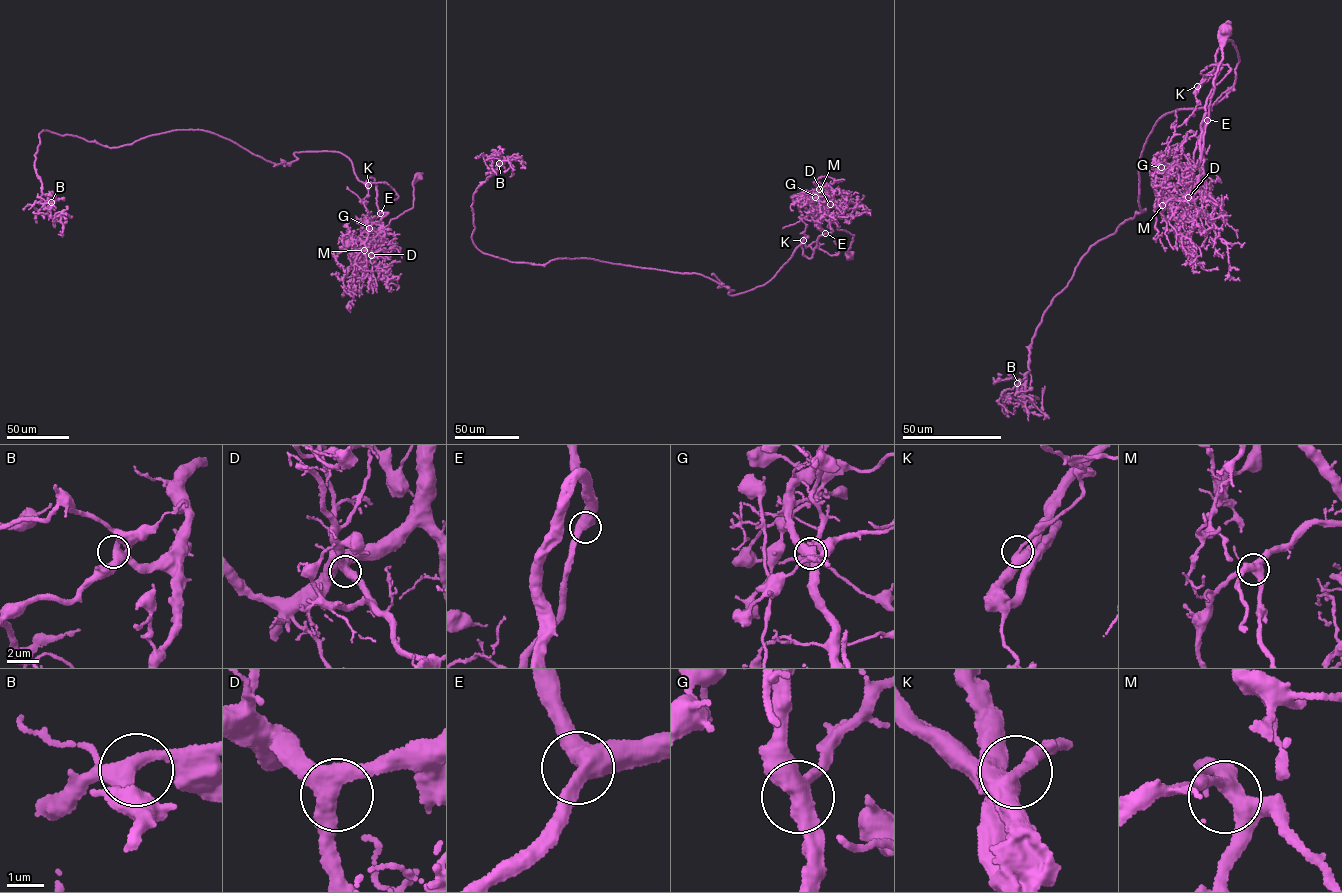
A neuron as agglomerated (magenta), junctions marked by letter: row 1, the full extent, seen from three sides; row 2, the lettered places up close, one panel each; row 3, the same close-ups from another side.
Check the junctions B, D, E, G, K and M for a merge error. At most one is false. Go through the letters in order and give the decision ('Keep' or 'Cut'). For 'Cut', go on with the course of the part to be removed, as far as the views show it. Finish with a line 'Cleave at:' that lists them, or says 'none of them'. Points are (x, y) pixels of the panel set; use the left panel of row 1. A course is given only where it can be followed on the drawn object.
B: Keep
D: Keep
E: Keep
G: Keep
K: Keep
M: Keep
Cleave at: none of them

